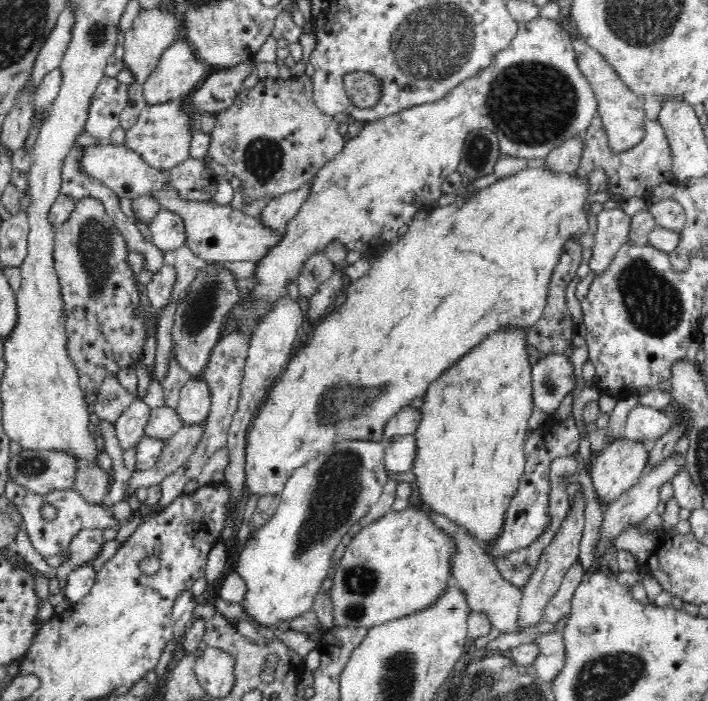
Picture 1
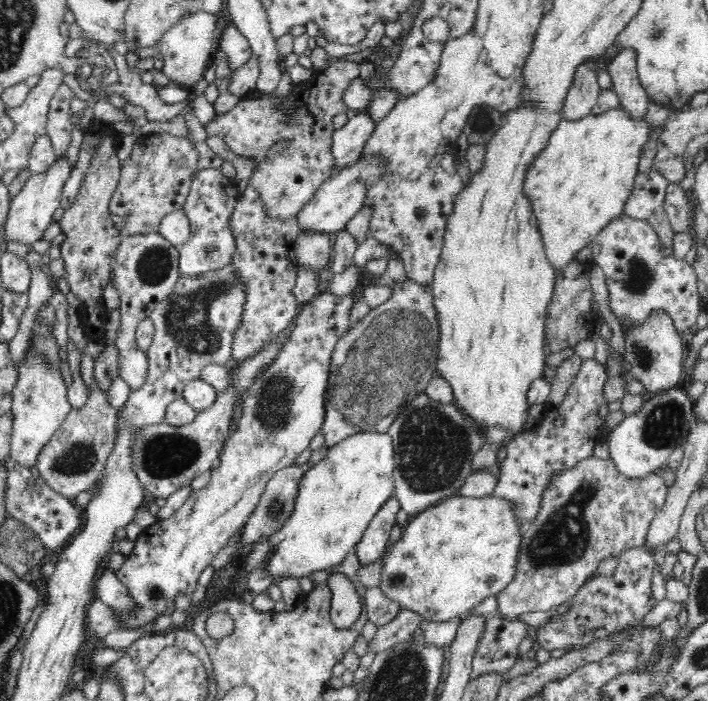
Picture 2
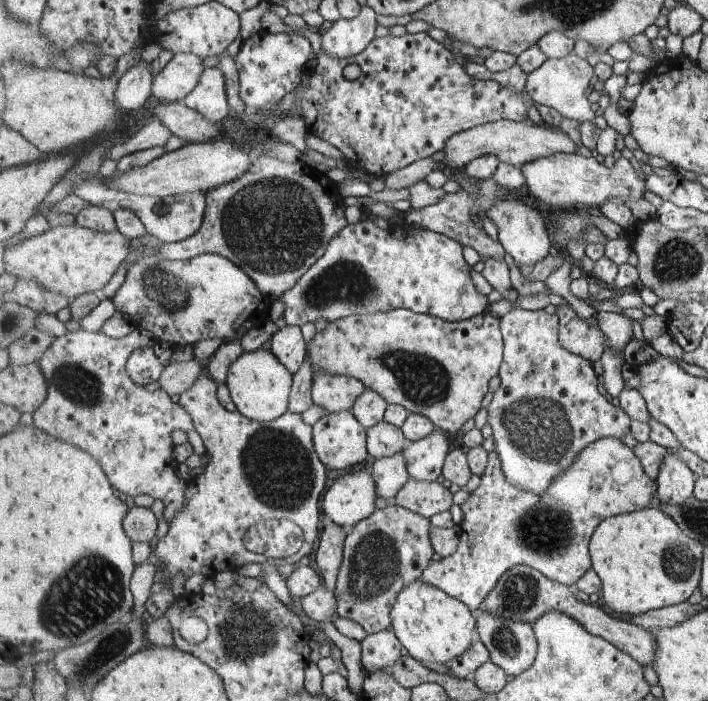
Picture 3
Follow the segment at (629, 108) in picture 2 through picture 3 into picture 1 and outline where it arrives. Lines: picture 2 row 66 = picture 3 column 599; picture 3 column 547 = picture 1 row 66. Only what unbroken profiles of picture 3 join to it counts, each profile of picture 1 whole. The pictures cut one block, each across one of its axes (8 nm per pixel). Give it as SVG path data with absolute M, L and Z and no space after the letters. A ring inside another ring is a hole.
M580 36L572 41L576 54L576 64L581 74L586 78L594 92L597 101L597 115L600 116L600 127L605 131L607 146L613 154L622 154L634 148L645 136L645 112L642 99L632 92L632 89L622 81L614 67L598 52L594 50Z

